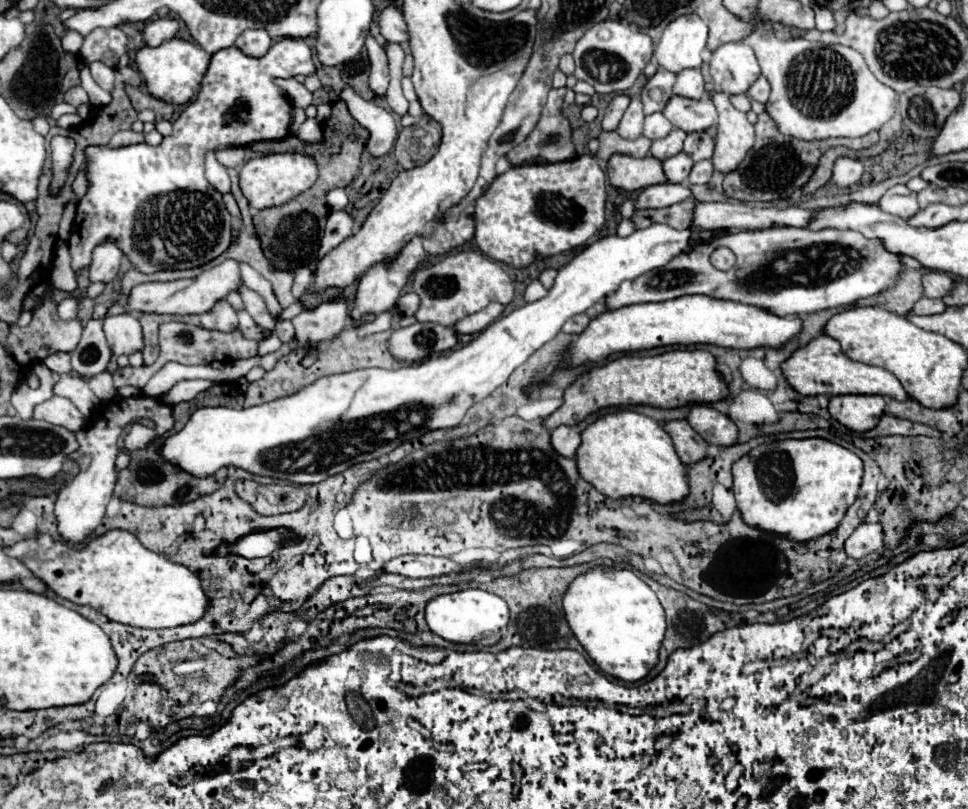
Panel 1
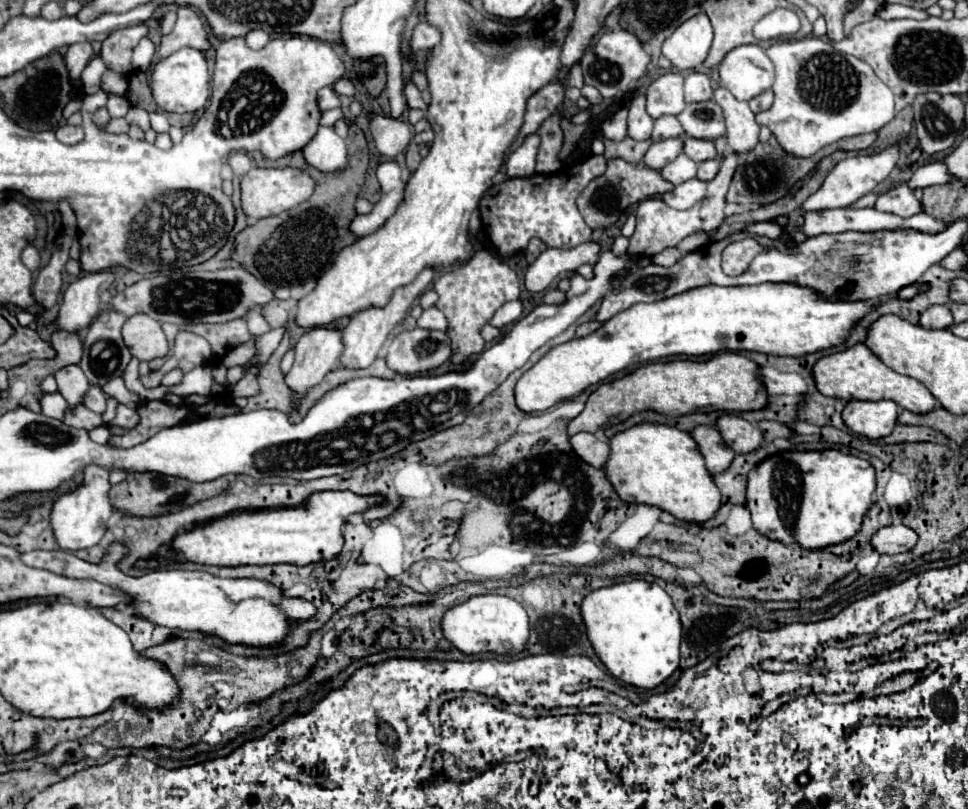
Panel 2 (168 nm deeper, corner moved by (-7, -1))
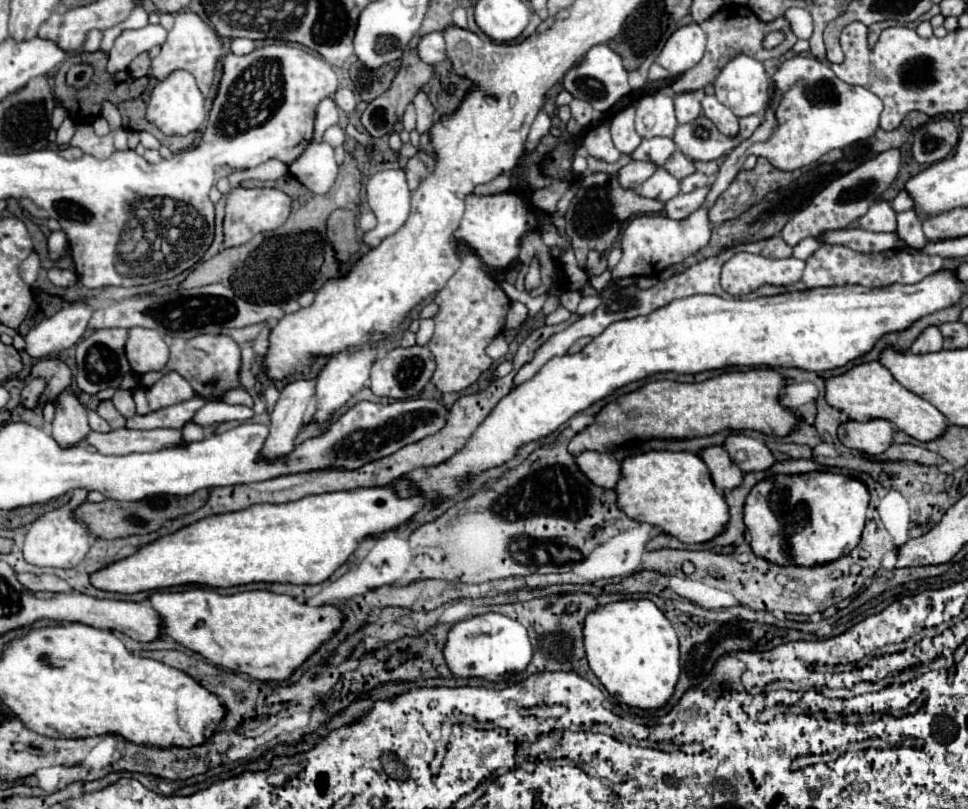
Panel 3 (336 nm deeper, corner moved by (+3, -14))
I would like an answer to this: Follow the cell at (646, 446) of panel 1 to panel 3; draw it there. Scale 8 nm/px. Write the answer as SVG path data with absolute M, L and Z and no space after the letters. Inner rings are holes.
M644 452L622 462L622 482L616 486L618 506L630 518L658 526L664 534L670 534L686 544L710 542L722 534L730 510L724 492L716 490L710 470L704 460L694 452Z

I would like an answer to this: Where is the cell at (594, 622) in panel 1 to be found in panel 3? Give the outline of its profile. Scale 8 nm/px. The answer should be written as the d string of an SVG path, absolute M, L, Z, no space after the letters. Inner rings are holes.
M652 600L610 602L590 614L584 622L584 646L592 672L618 702L658 710L674 694L680 678L678 636Z

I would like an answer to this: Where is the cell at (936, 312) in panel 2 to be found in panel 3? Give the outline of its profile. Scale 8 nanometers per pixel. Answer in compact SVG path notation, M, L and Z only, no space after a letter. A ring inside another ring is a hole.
M936 326L926 328L910 348L912 354L928 354L928 352L938 352L938 350L942 350L942 334L940 334L940 328Z

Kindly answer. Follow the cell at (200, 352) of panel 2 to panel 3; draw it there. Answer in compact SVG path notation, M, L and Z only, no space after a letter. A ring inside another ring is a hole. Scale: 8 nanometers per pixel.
M170 372L162 380L158 380L152 388L148 388L146 396L148 396L150 408L160 410L160 408L168 408L172 404L180 404L184 400L194 398L194 390L180 374Z

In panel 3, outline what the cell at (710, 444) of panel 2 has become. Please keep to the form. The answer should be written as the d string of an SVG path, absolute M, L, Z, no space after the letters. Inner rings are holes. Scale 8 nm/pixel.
M710 446L710 448L702 450L700 456L706 462L706 466L710 468L714 486L718 486L718 490L728 492L742 484L744 472L730 460L728 452L722 446Z

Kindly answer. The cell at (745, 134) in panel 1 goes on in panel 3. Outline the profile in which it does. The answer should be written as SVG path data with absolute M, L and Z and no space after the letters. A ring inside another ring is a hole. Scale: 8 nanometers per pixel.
M704 96L702 110L704 110L704 116L710 118L724 136L738 134L738 118L734 116L734 112L730 108L720 104L716 100L716 96Z

